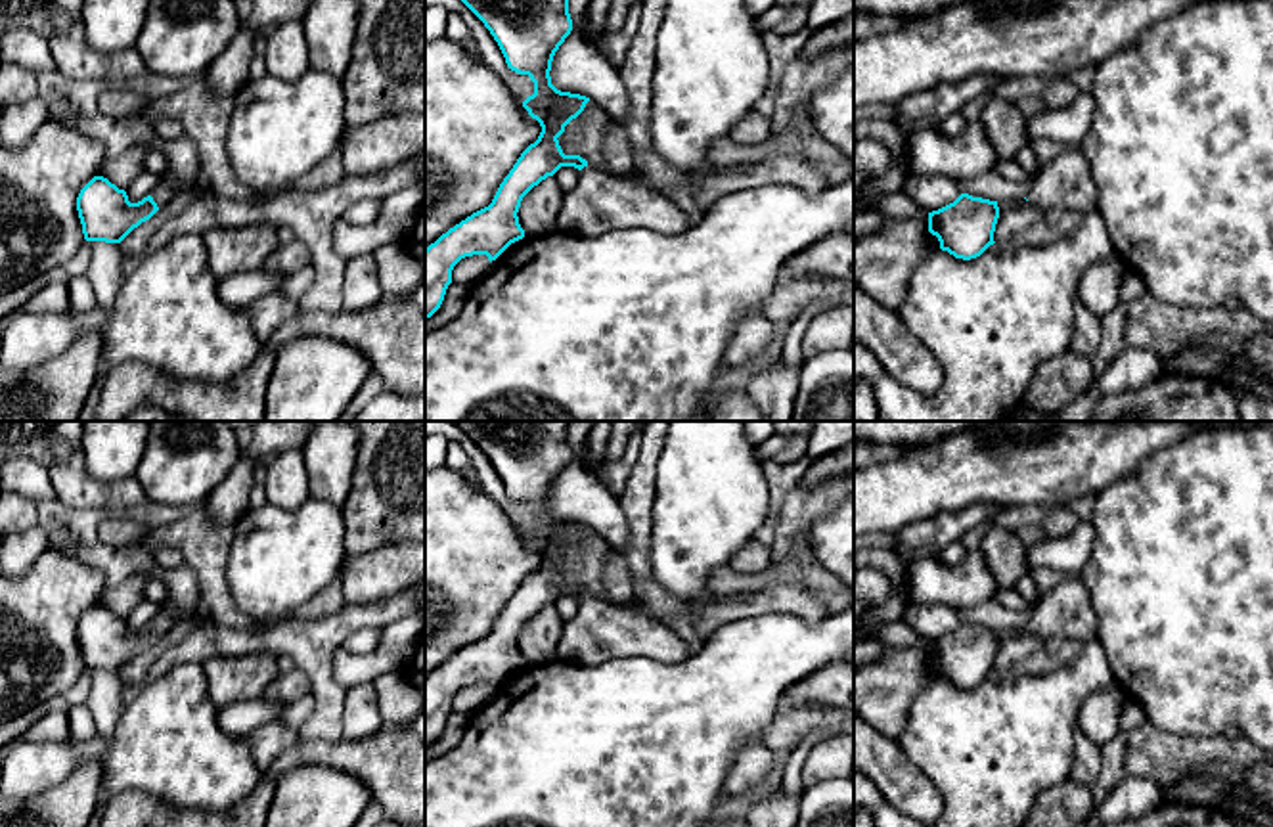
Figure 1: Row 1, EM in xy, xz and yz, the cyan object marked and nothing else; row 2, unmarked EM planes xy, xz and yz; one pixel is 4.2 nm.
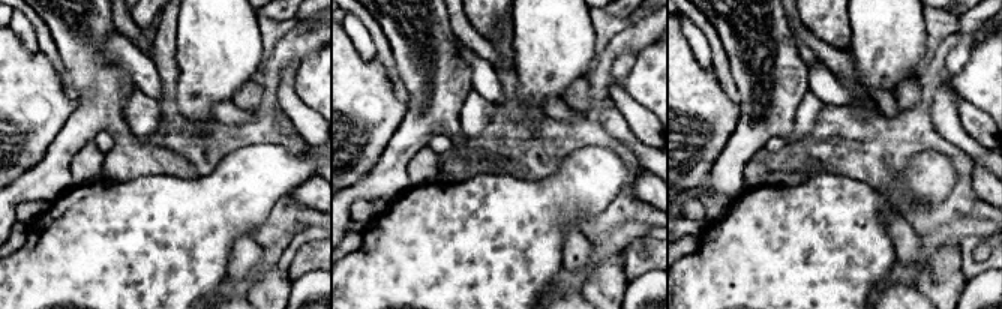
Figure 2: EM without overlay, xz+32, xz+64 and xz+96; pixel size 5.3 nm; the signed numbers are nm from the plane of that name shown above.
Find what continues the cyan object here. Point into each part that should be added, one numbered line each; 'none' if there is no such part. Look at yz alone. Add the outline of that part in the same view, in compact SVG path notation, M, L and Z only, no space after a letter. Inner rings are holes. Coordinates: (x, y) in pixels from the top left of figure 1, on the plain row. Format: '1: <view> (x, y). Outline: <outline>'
none

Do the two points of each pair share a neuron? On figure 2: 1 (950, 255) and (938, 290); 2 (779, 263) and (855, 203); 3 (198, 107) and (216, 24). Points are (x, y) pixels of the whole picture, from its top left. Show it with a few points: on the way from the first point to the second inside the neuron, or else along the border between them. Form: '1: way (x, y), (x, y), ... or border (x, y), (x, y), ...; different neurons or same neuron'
1: way (945, 264), (941, 272), (941, 281); same neuron
2: way (798, 260), (836, 222); same neuron
3: way (200, 86), (212, 68), (216, 45); same neuron

